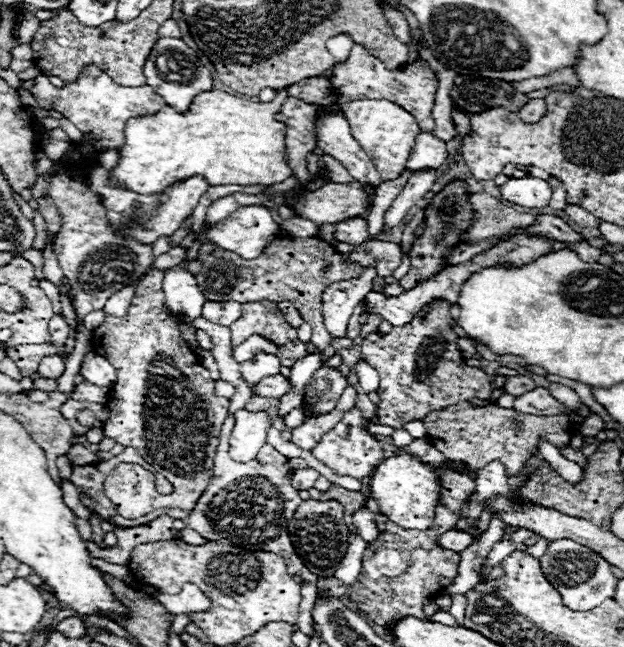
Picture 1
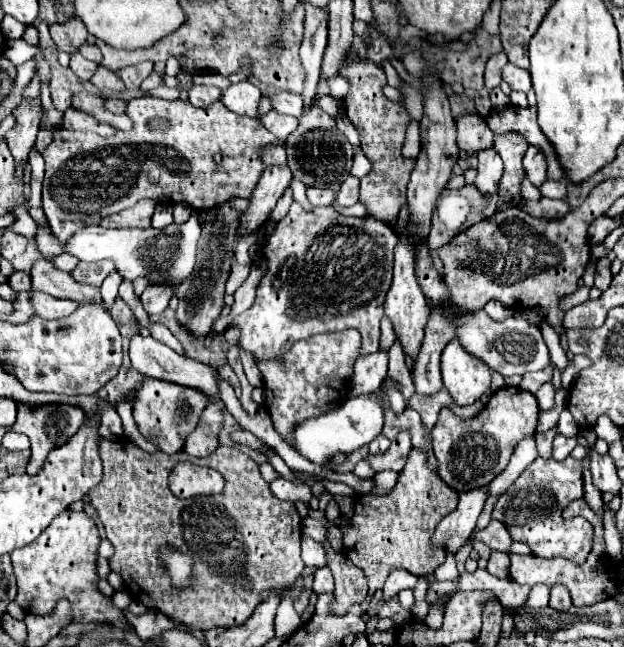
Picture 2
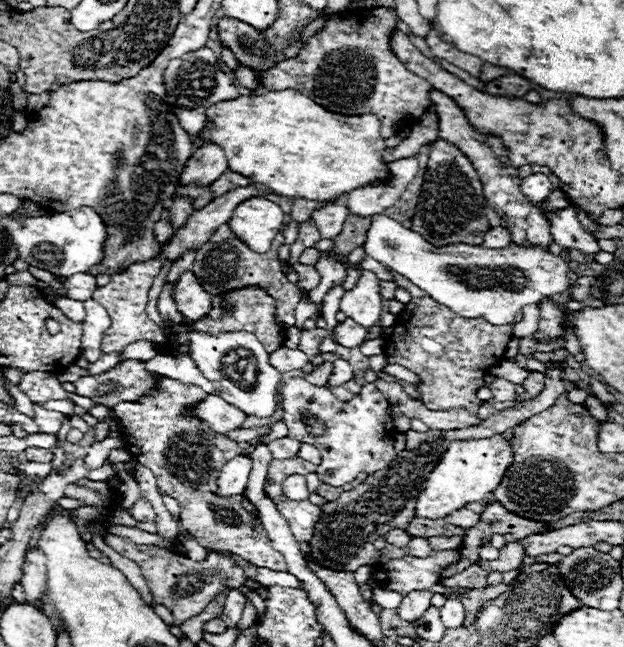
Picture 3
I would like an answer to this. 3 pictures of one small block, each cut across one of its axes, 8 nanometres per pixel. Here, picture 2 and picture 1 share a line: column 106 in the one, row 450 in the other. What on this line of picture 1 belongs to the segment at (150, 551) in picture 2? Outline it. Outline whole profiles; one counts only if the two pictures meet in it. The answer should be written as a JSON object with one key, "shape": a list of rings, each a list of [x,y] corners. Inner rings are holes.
{"shape":[[[460,402],[460,404],[448,406],[446,410],[430,412],[426,418],[422,418],[422,422],[434,446],[450,460],[466,462],[474,470],[484,468],[492,460],[500,460],[506,466],[508,476],[520,474],[522,466],[538,452],[540,438],[560,448],[570,444],[570,432],[572,432],[572,424],[564,414],[530,416],[530,414],[520,414],[512,408],[500,408],[496,404],[474,408],[470,406],[470,402]]]}

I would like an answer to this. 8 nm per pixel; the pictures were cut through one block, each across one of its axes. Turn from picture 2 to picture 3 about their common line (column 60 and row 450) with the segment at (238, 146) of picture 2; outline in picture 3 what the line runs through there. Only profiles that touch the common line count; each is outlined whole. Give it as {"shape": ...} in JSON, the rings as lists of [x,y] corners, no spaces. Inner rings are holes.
{"shape":[[[158,378],[156,388],[152,388],[148,394],[144,394],[140,400],[136,402],[120,402],[116,404],[112,410],[116,414],[116,418],[120,418],[122,422],[122,438],[124,438],[124,448],[130,450],[132,456],[138,458],[138,462],[146,468],[152,470],[152,474],[156,476],[158,482],[158,492],[172,496],[180,502],[182,506],[182,526],[204,546],[210,550],[218,550],[218,552],[232,552],[244,560],[248,560],[250,564],[262,566],[262,568],[270,568],[270,570],[278,570],[278,572],[286,572],[286,562],[284,556],[276,550],[272,550],[272,546],[268,546],[268,538],[266,532],[262,528],[262,524],[254,518],[256,510],[254,506],[244,498],[244,496],[230,496],[230,498],[220,498],[218,492],[218,472],[222,470],[224,462],[232,460],[236,454],[240,454],[242,450],[238,448],[238,444],[234,440],[230,440],[224,434],[214,432],[206,422],[192,418],[190,414],[184,414],[186,408],[192,408],[196,404],[200,404],[206,398],[206,392],[200,386],[194,384],[182,384],[178,380],[172,378]]]}

